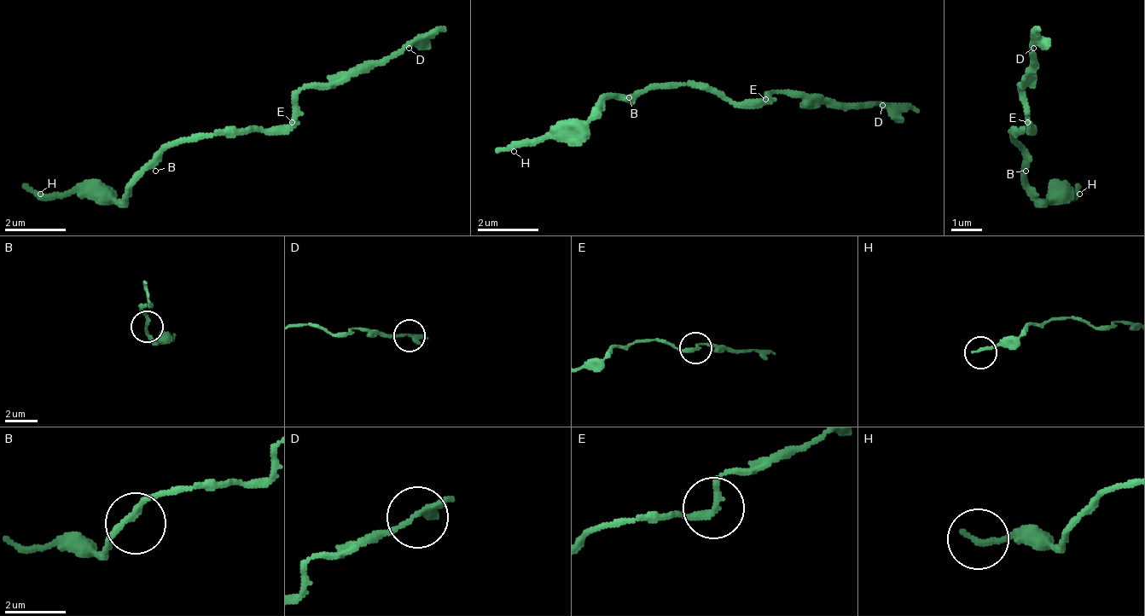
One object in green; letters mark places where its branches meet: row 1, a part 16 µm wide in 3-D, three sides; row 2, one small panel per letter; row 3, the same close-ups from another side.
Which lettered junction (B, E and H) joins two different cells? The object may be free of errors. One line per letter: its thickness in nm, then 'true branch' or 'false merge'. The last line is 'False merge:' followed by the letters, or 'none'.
B: calibre 190 nm; true branch
E: calibre 220 nm; false merge
H: calibre 240 nm; true branch
False merge: E

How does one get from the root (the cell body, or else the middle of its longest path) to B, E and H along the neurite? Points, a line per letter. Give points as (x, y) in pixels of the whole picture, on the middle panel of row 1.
B: (713, 90), (690, 90), (682, 82), (652, 82), (636, 97), (629, 97)
E: (713, 90), (721, 90), (736, 105), (759, 105), (767, 97)
H: (713, 90), (652, 82), (636, 97), (606, 97), (583, 120), (560, 120), (514, 151)

